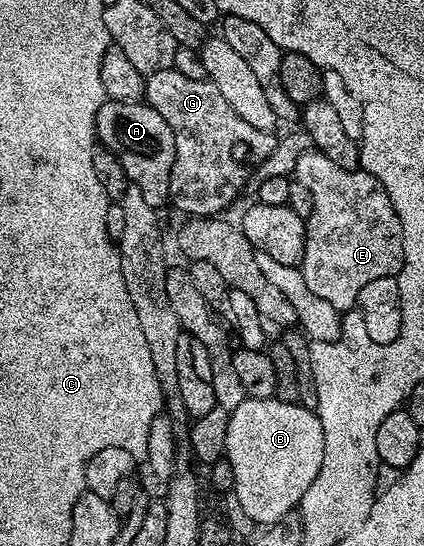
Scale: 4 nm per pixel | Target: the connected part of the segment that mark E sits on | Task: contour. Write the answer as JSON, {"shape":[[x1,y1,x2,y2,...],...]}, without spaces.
{"shape":[[311,149,296,161,293,178,308,189,308,193,312,193,312,213,305,219,304,257,300,264,304,285,308,285,316,297,328,301,328,305,335,307,338,312,346,313,349,307,355,306,360,289,364,289,368,281,376,281,376,277,397,276,402,268,404,245,400,217,396,217,392,201,376,177,361,169,340,169,319,151]]}

